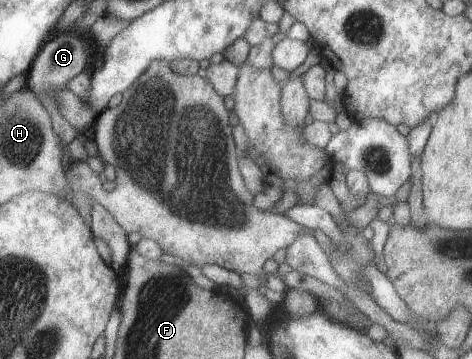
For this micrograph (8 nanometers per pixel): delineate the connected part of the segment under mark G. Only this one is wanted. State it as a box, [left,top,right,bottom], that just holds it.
[28,31,89,173]

